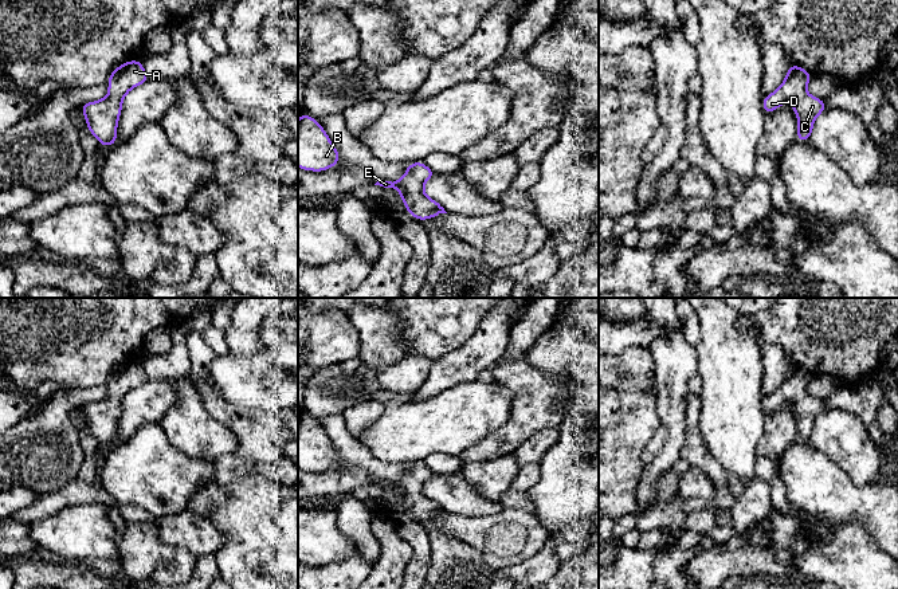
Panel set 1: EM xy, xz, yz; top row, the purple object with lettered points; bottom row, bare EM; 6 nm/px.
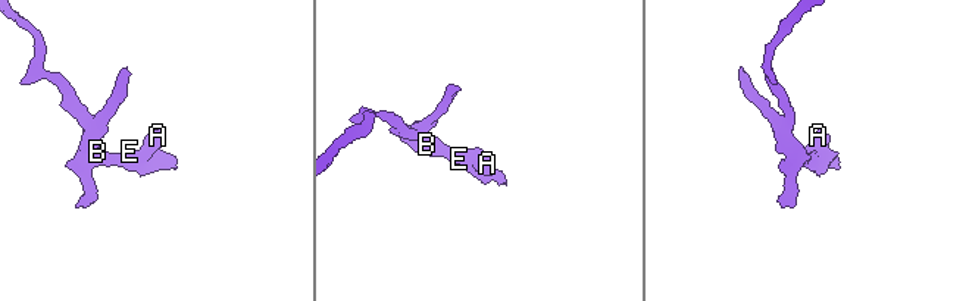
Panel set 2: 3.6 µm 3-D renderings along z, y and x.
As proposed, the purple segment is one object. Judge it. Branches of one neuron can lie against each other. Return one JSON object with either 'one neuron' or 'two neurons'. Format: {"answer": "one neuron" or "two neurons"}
{"answer": "one neuron"}

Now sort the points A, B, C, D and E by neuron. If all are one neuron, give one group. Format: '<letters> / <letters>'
A B C D E

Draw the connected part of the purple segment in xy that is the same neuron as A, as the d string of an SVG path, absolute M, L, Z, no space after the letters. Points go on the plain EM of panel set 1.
M140 361L125 362L109 376L109 394L99 401L82 405L89 432L102 447L117 444L122 403L130 390L148 380L149 377Z

